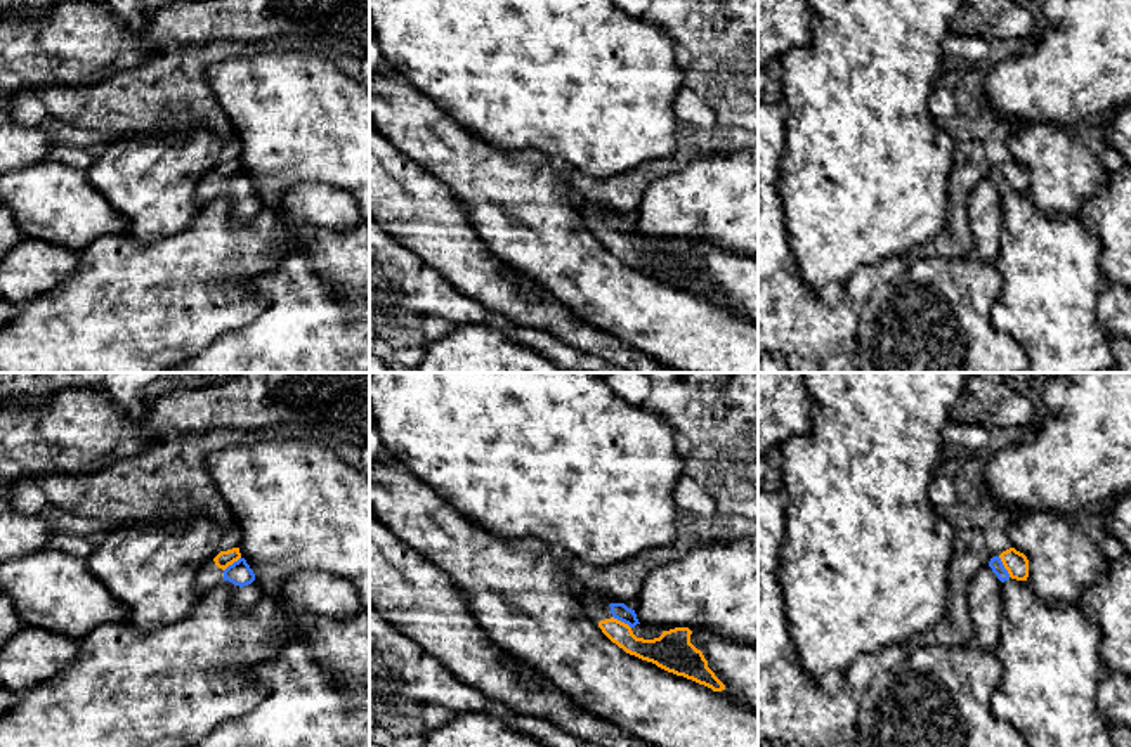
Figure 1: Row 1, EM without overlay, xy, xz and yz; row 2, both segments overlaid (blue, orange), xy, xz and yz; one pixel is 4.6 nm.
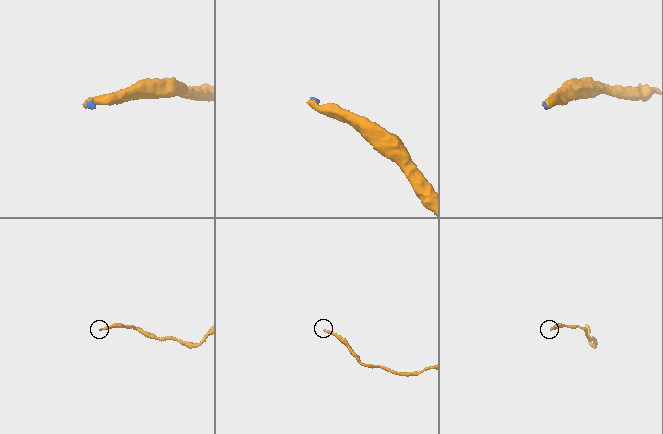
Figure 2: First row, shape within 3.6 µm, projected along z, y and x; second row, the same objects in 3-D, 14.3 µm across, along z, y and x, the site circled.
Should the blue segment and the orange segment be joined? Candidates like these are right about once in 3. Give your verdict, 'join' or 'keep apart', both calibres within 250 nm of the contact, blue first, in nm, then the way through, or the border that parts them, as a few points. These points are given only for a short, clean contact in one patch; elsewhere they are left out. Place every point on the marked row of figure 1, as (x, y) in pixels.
join; 60 nm thick on the blue side, 110 nm on the other; runs through yz (994, 564), (1003, 567), (1015, 562)

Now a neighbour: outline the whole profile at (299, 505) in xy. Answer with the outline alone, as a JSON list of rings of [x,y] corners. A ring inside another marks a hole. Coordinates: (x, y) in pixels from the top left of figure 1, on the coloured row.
[[[312,437],[231,445],[205,452],[203,461],[219,494],[241,529],[246,560],[274,605],[284,581],[316,568],[356,586],[361,610],[347,619],[305,615],[297,641],[307,643],[331,685],[347,698],[369,695],[369,477]]]

